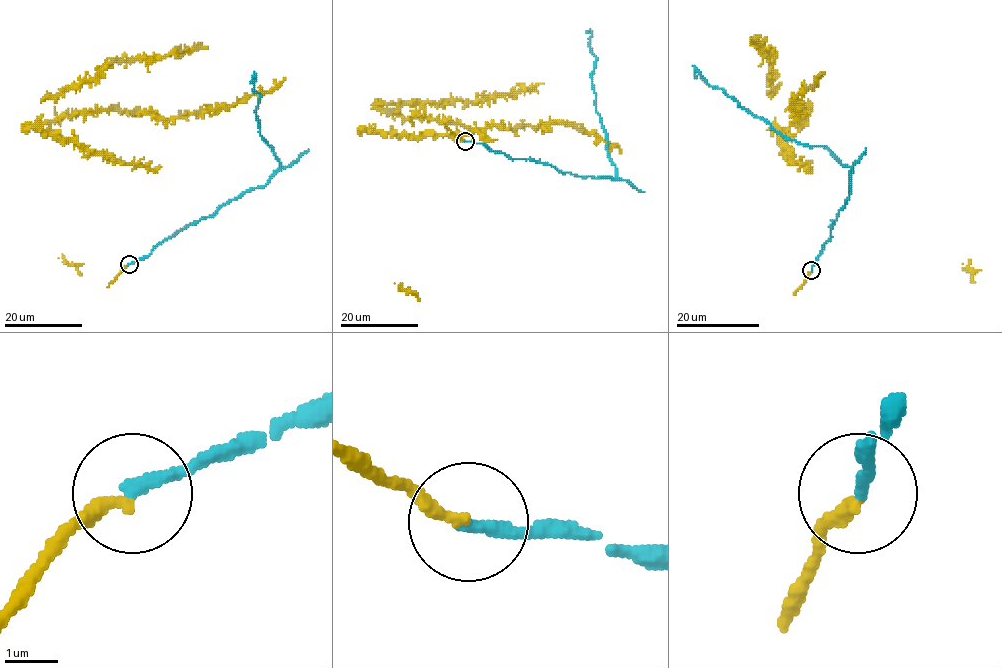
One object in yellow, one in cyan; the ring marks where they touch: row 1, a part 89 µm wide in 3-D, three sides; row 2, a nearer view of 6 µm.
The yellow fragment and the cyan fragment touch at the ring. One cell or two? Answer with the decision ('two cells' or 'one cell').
one cell

